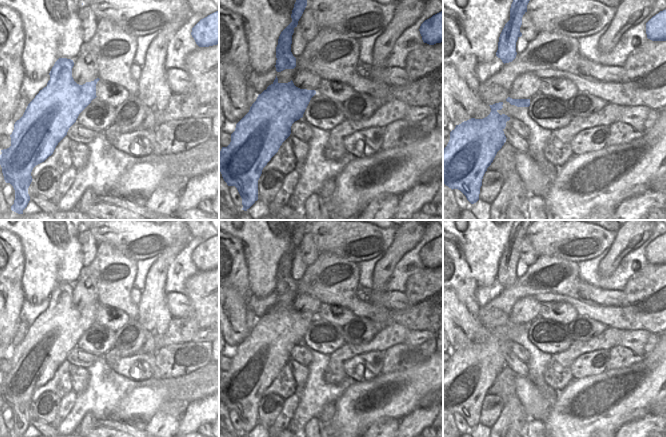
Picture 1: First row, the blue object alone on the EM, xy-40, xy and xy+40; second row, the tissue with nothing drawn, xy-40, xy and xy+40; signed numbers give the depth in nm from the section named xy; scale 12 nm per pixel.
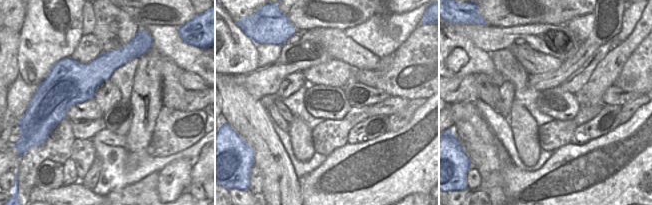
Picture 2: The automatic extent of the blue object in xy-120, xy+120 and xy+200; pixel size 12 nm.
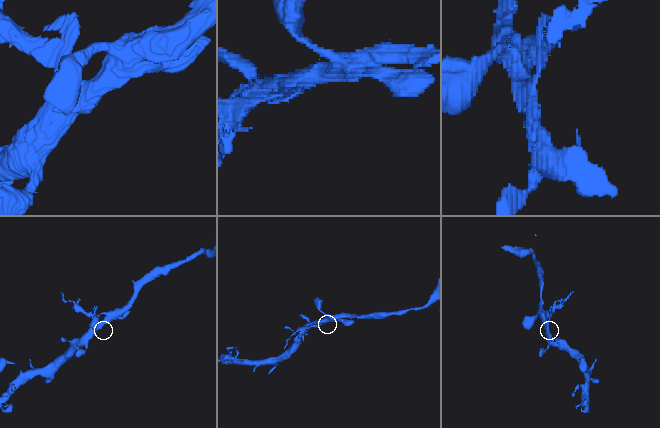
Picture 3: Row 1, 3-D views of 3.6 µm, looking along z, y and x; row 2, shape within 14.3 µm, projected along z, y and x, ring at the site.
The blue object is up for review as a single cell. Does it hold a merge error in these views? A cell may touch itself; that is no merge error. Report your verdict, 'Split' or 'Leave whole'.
Split.

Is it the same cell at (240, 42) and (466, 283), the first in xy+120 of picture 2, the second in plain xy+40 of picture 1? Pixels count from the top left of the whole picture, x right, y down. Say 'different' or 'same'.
same

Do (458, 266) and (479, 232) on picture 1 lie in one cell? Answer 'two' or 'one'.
two

